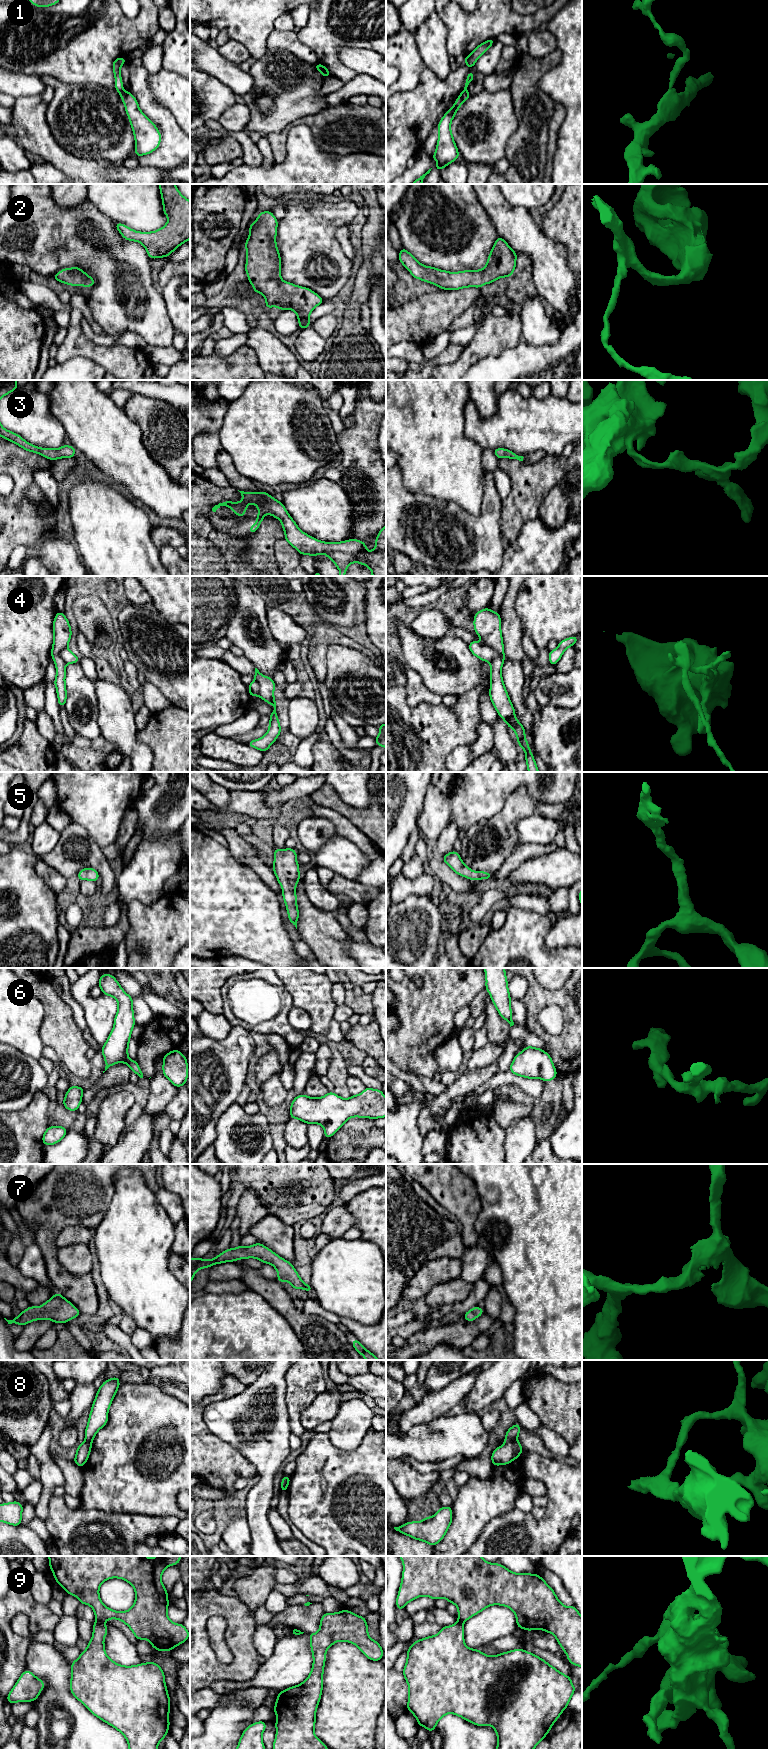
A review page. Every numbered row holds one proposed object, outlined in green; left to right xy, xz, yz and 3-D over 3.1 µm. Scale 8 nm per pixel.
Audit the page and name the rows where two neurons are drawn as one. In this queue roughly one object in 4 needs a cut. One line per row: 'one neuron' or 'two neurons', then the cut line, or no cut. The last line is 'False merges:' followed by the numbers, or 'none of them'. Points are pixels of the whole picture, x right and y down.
1: two neurons; cut in yz along (463, 90), (466, 91)
2: one neuron; no cut
3: one neuron; no cut
4: two neurons; cut in yz along (484, 643), (498, 654), (490, 662)
5: one neuron; no cut
6: one neuron; no cut
7: one neuron; no cut
8: two neurons; cut in yz along (516, 1439), (505, 1443)
9: two neurons; cut in xy along (96, 1620), (103, 1623)
False merges: 1, 4, 8, 9

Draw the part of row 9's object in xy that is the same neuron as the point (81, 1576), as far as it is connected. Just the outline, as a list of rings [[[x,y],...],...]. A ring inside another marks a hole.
[[[48,1556],[50,1570],[56,1583],[60,1584],[67,1594],[74,1595],[81,1604],[93,1608],[97,1622],[104,1623],[109,1619],[124,1622],[133,1632],[137,1640],[146,1639],[157,1651],[171,1651],[189,1638],[189,1630],[183,1624],[172,1622],[167,1616],[169,1606],[168,1592],[161,1576],[171,1565],[180,1563],[180,1556]],[[120,1578],[134,1588],[136,1598],[128,1611],[115,1611],[103,1604],[99,1596],[100,1585],[110,1579]]]

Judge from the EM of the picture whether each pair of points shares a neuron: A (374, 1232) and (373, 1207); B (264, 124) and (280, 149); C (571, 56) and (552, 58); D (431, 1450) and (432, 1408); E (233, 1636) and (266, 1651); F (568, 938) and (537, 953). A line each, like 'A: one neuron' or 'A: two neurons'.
A: one neuron
B: two neurons
C: two neurons
D: two neurons
E: two neurons
F: two neurons

